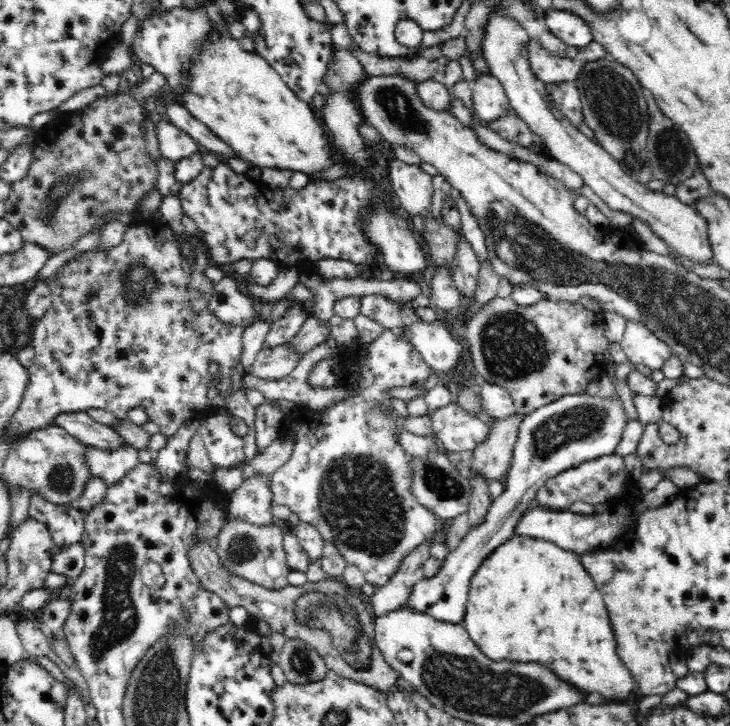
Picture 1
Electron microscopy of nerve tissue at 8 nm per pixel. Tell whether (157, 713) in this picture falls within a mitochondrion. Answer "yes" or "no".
yes

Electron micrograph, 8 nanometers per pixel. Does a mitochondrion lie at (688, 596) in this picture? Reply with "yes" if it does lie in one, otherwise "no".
no

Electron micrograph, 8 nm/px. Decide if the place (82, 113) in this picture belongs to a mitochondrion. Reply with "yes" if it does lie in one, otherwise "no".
no

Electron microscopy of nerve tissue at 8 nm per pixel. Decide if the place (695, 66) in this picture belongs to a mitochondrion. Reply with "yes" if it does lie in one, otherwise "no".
no

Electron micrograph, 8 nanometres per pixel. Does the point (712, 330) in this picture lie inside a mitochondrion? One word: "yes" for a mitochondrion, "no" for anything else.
yes

